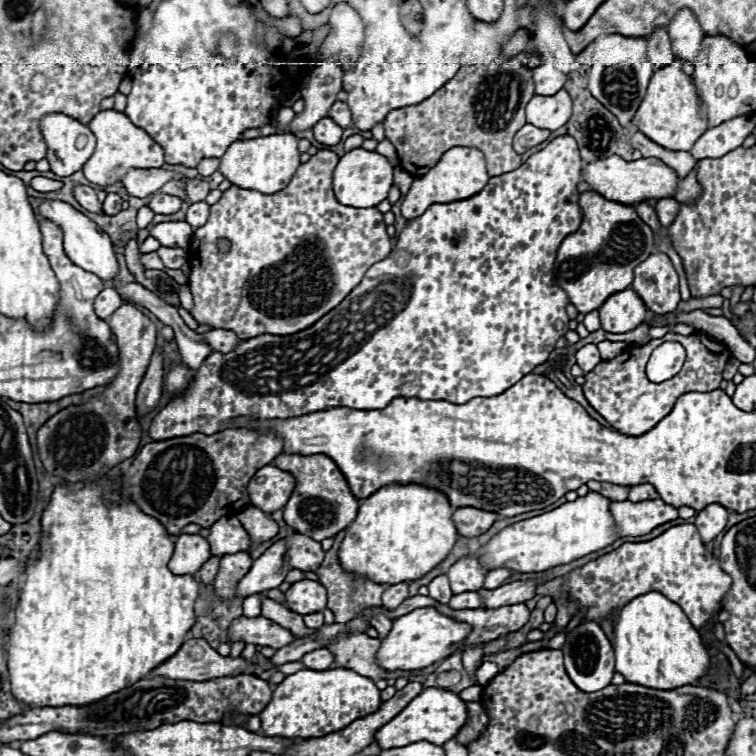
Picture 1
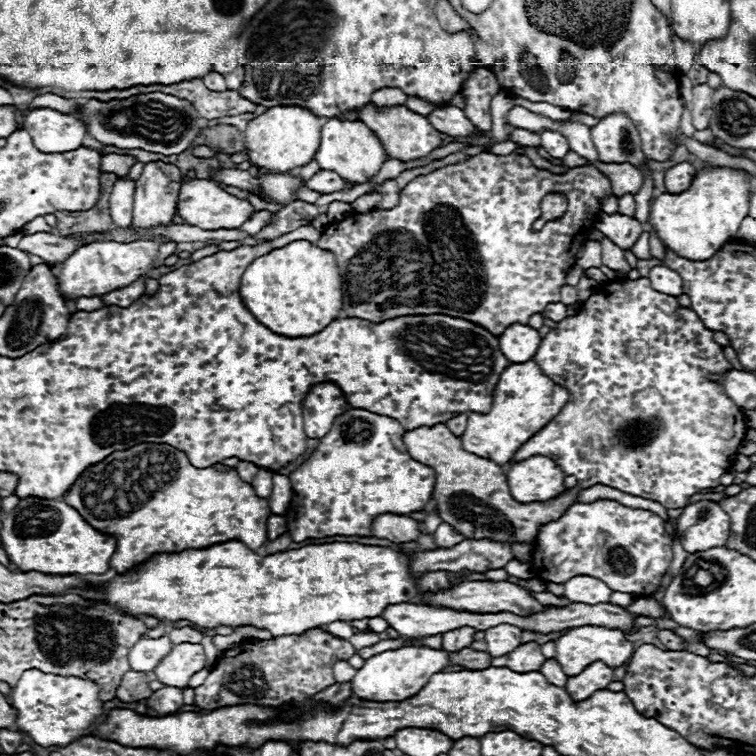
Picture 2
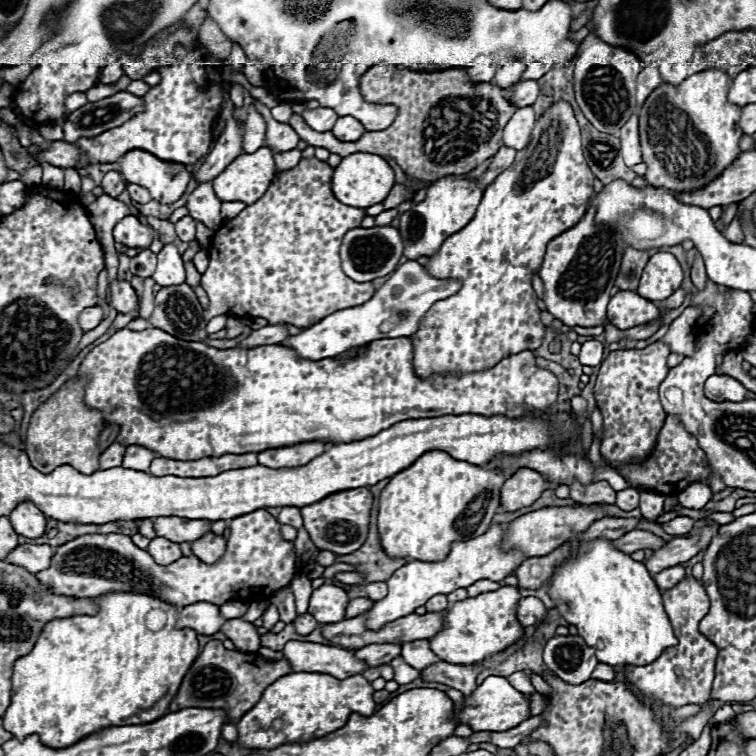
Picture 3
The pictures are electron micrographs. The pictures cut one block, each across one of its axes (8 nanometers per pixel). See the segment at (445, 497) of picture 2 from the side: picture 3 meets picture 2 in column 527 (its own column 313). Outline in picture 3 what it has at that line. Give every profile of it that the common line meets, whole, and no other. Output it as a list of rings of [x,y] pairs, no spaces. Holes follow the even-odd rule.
[[[368,488],[342,490],[342,492],[326,496],[320,502],[300,508],[302,518],[304,518],[304,528],[308,530],[316,548],[330,550],[334,554],[350,554],[350,552],[356,552],[364,544],[368,536],[370,510],[372,510],[372,492]]]

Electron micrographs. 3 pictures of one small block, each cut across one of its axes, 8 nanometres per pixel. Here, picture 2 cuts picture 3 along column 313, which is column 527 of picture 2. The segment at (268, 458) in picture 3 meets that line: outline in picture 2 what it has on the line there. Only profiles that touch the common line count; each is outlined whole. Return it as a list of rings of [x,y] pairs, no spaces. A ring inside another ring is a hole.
[[[638,278],[638,280],[618,280],[618,282],[608,282],[600,284],[596,292],[582,304],[580,312],[576,316],[568,316],[562,322],[558,322],[556,330],[550,330],[544,338],[542,344],[534,356],[538,366],[544,370],[546,376],[550,376],[556,384],[564,386],[570,392],[570,402],[576,404],[566,404],[558,416],[554,416],[538,434],[534,434],[522,448],[514,454],[512,462],[522,462],[530,456],[548,456],[552,458],[568,476],[576,476],[580,488],[590,488],[594,484],[604,484],[610,488],[618,488],[626,494],[632,496],[642,496],[654,502],[660,502],[664,508],[684,508],[688,504],[688,498],[698,494],[700,490],[714,488],[720,484],[720,476],[726,474],[732,468],[732,456],[738,452],[742,446],[744,434],[746,434],[746,416],[744,412],[724,394],[722,386],[716,382],[708,380],[708,374],[718,374],[730,370],[730,362],[726,360],[722,346],[718,346],[712,338],[712,332],[704,326],[700,316],[690,310],[682,308],[674,296],[666,296],[650,286],[648,278]]]

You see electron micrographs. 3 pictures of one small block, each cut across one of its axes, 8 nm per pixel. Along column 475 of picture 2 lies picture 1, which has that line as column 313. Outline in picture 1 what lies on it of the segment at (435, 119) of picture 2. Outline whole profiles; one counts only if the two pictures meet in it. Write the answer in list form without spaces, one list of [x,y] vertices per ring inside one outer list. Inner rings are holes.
[[[322,118],[318,124],[314,124],[312,132],[318,142],[328,144],[328,146],[338,144],[342,138],[342,128],[338,128],[338,124],[334,124],[334,120],[330,120],[330,118]]]

